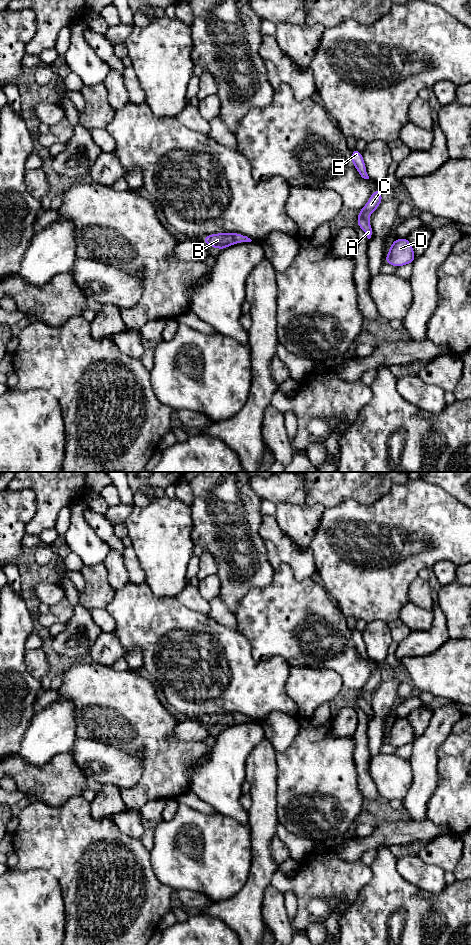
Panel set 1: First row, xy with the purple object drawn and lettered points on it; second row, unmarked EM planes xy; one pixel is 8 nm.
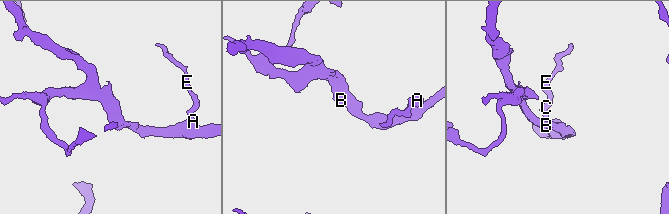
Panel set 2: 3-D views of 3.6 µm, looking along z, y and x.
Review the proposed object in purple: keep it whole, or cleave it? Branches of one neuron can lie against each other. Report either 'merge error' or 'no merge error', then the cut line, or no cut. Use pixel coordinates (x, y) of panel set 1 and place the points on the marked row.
no merge error; cut none

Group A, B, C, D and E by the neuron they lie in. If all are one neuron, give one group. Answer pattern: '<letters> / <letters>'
A B C D E

